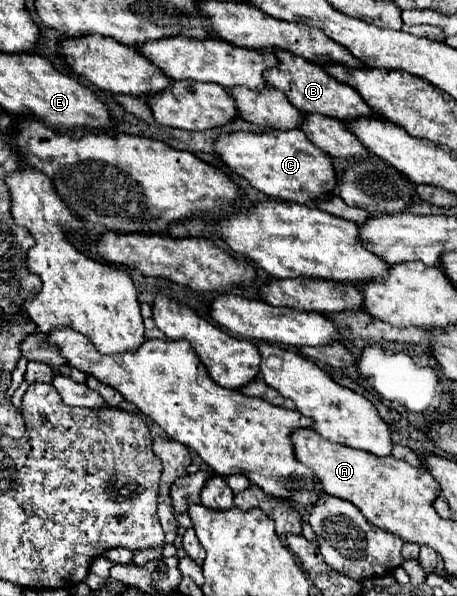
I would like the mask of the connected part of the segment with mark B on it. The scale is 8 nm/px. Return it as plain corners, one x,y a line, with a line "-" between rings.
274,53
274,55
278,57
278,69
270,69
270,73
266,73
266,81
270,87
280,89
298,111
322,113
338,121
374,115
374,111
366,105
366,101
358,95
356,89
332,79
320,65
310,65
310,61
302,61
302,57
290,57
290,53

